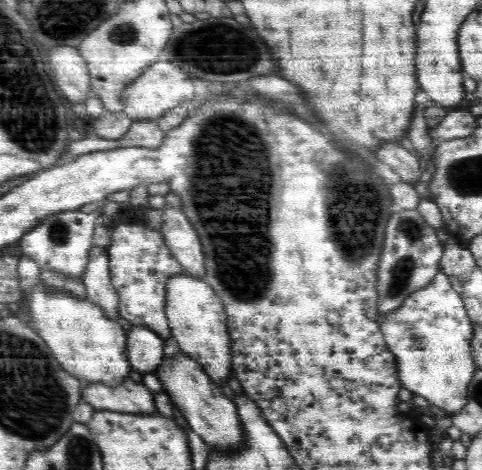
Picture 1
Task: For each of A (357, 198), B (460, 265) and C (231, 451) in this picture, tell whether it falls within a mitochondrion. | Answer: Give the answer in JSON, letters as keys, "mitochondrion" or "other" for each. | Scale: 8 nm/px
{"A":"mitochondrion","B":"other","C":"other"}

